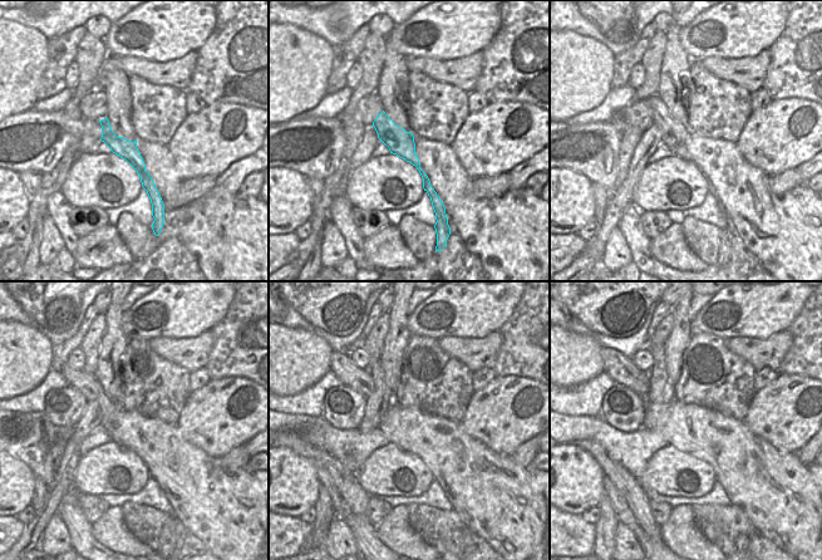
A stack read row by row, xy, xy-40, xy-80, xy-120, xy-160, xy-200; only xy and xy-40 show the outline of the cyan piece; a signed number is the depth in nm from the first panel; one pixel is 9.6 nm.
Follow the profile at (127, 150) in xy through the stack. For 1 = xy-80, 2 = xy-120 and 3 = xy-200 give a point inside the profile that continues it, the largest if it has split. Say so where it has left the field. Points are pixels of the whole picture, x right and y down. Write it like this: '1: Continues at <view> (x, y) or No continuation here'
1: Continues at xy-80 (674, 134)
2: Continues at xy-120 (85, 383)
3: Continues at xy-200 (623, 369).

